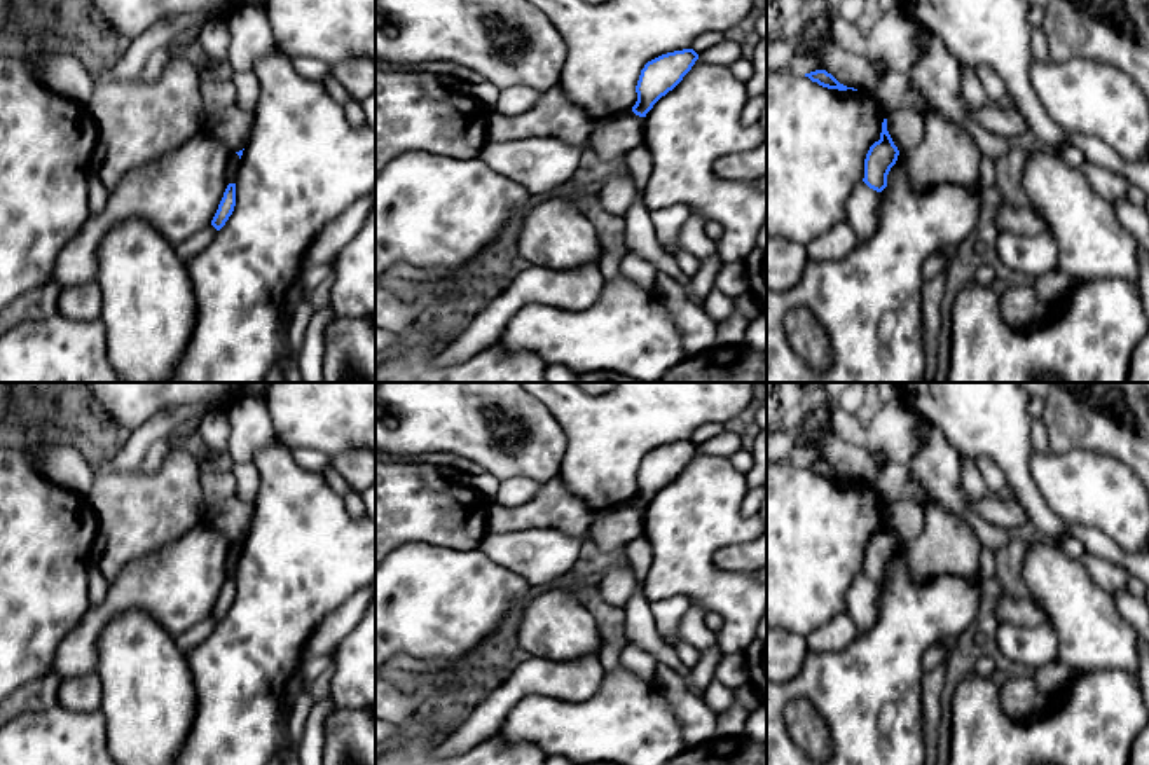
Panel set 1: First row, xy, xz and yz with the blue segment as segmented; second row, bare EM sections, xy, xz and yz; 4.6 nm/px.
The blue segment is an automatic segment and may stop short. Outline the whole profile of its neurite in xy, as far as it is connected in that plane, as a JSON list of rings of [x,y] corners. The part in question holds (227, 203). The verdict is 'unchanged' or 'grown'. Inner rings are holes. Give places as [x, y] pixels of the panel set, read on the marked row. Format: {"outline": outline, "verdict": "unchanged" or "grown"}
{"outline": [[[229,183],[225,192],[224,192],[224,197],[218,204],[218,210],[211,220],[211,225],[217,231],[220,231],[225,225],[225,222],[229,220],[229,217],[234,211],[234,206],[236,206],[236,183]]], "verdict": "unchanged"}

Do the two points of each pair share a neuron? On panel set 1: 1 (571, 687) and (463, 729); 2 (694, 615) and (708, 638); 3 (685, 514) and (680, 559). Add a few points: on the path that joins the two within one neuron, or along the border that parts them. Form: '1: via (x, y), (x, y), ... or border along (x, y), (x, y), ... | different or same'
1: via (545, 683), (519, 683), (489, 713) | same
2: via (694, 620), (702, 633) | same
3: via (685, 524), (683, 549) | same

